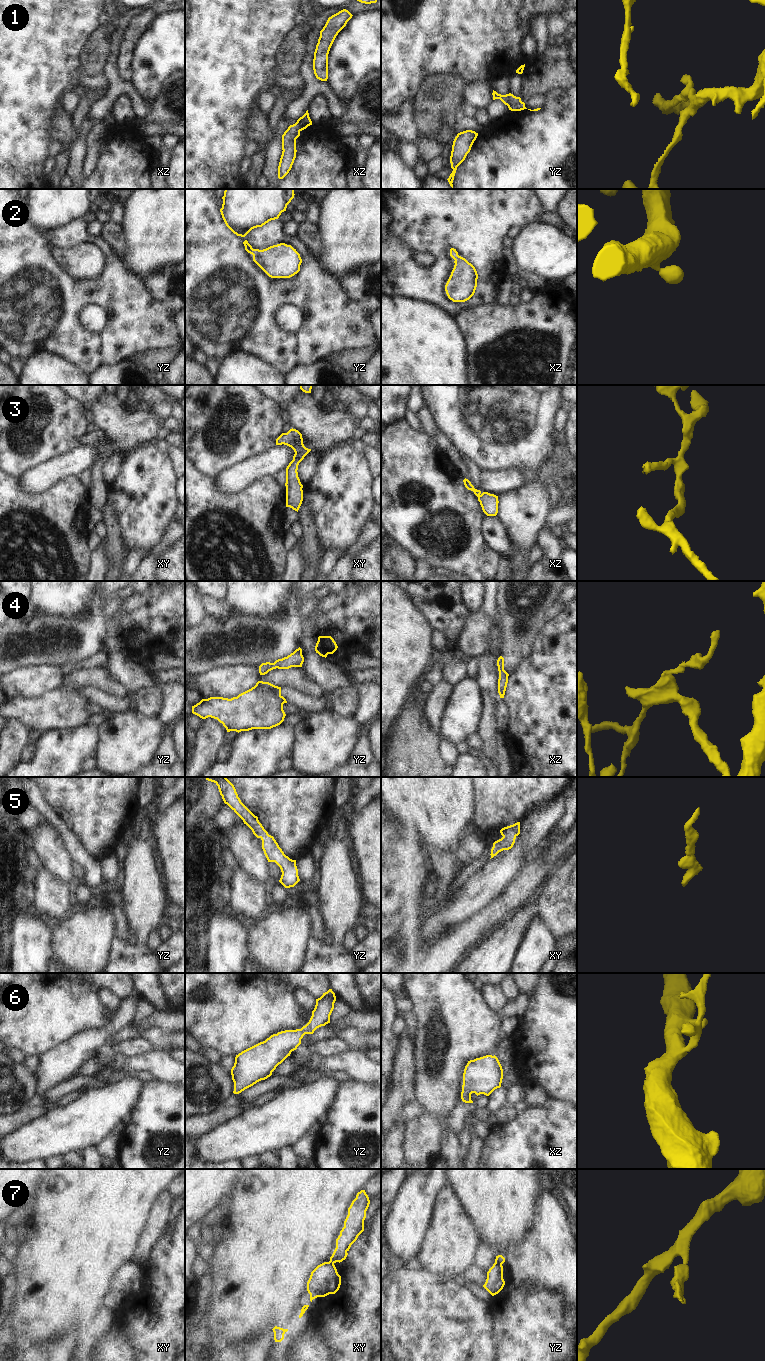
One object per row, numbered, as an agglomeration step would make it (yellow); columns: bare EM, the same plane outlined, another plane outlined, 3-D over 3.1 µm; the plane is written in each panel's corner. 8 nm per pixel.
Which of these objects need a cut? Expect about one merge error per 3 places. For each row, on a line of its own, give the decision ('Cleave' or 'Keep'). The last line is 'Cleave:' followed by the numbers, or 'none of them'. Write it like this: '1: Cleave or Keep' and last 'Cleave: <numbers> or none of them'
1: Keep
2: Keep
3: Keep
4: Keep
5: Keep
6: Keep
7: Cleave
Cleave: 7

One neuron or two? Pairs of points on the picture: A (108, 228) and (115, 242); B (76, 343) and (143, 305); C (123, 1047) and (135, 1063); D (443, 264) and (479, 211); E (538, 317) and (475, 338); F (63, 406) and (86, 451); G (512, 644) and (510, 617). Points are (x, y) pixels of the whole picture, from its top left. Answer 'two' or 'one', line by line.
A: one
B: one
C: two
D: one
E: one
F: two
G: one

